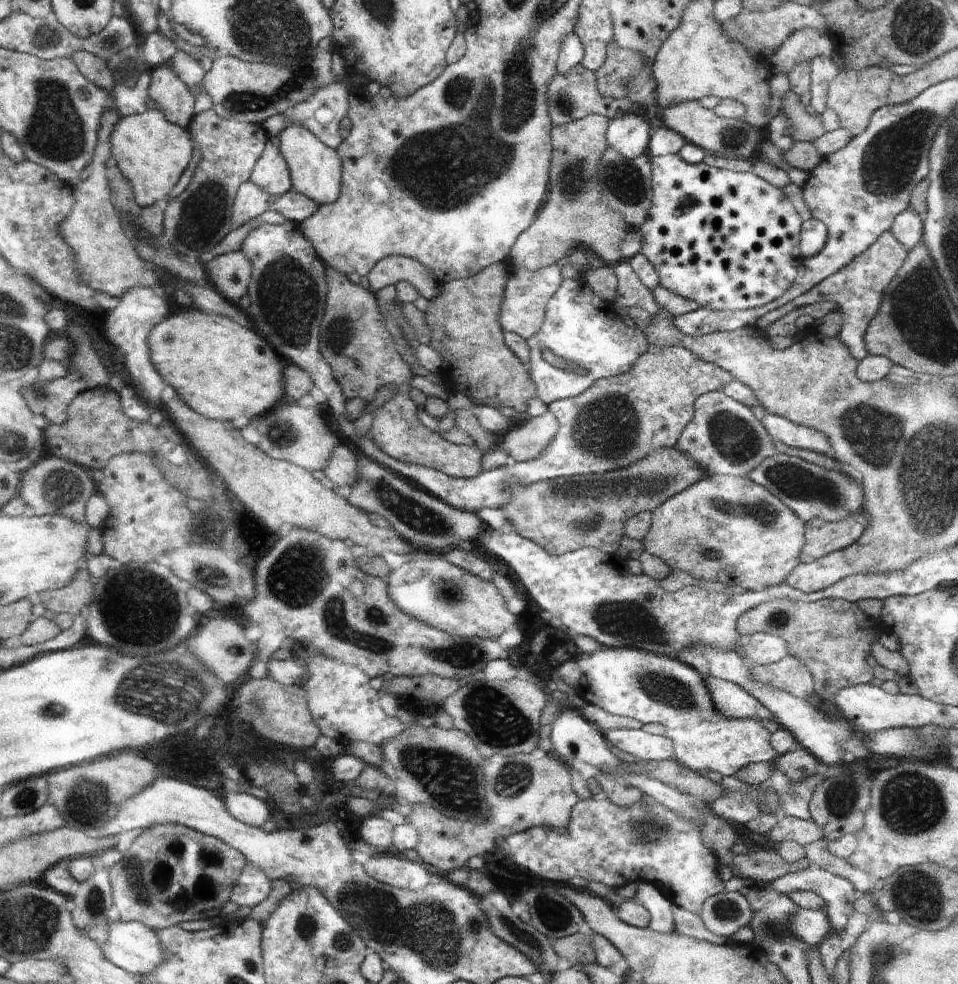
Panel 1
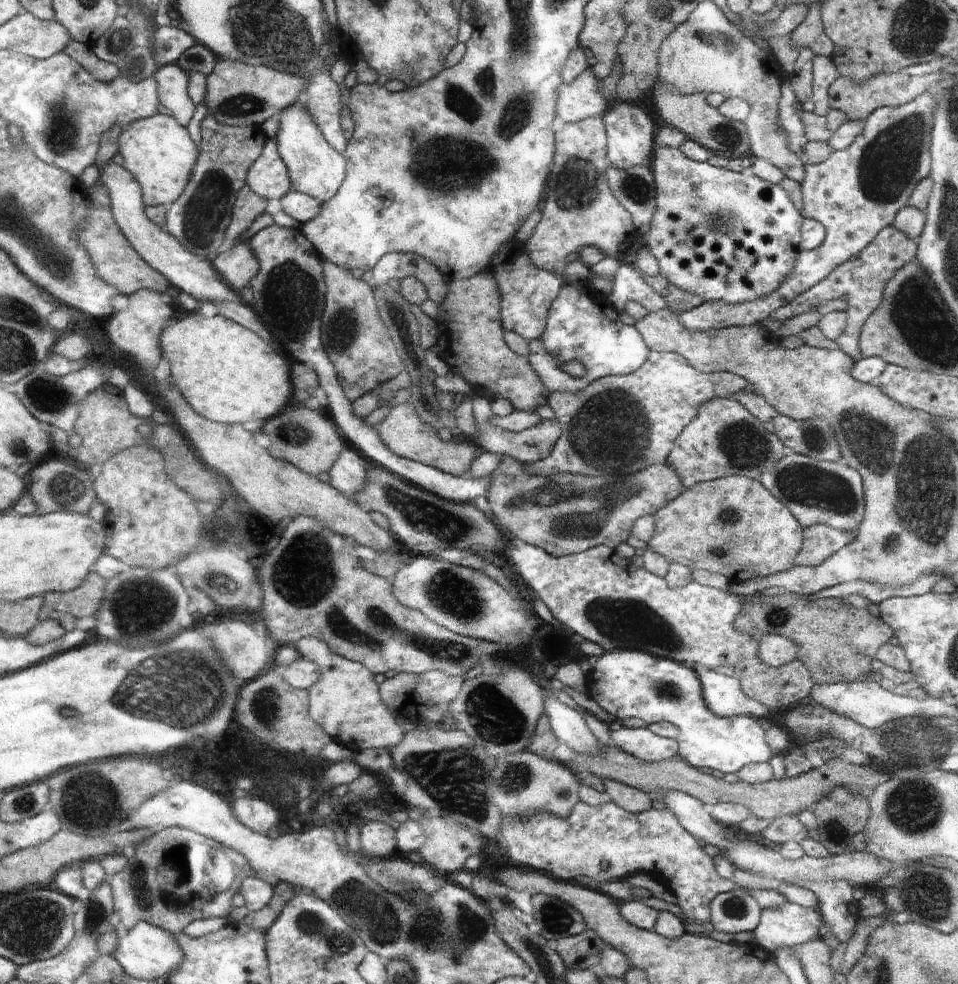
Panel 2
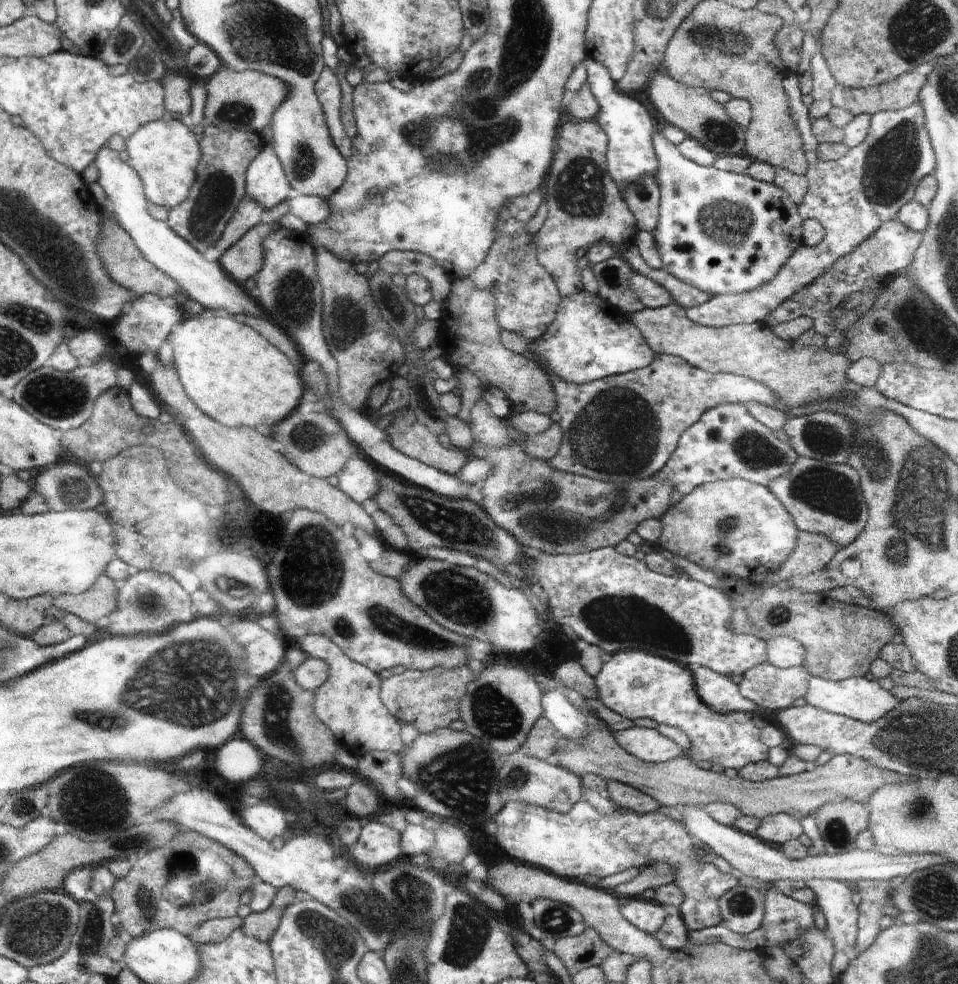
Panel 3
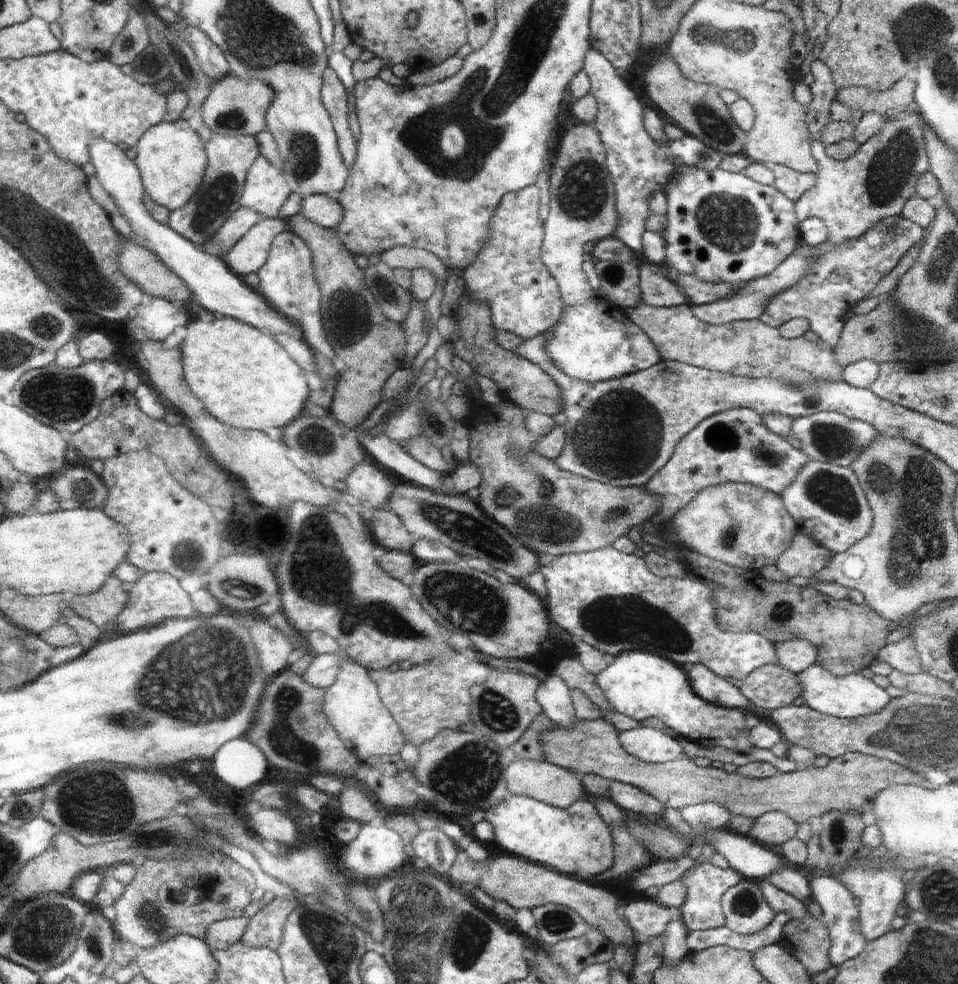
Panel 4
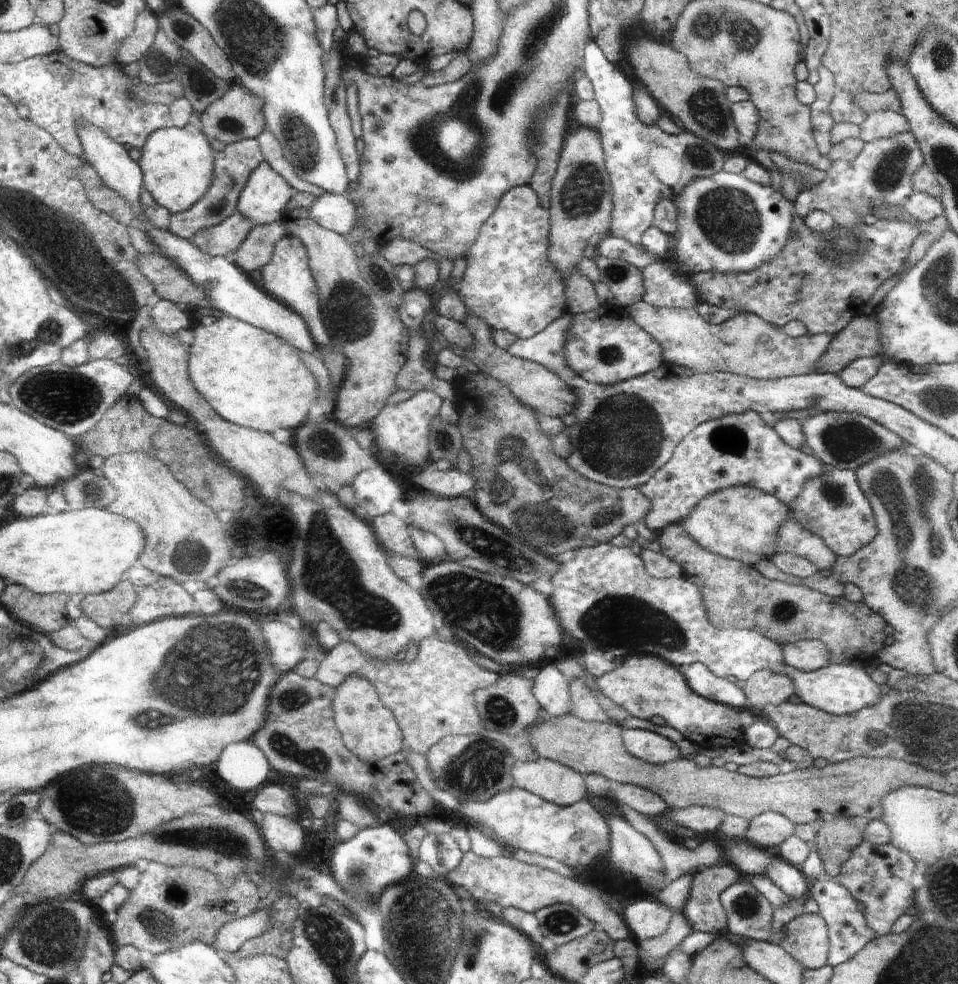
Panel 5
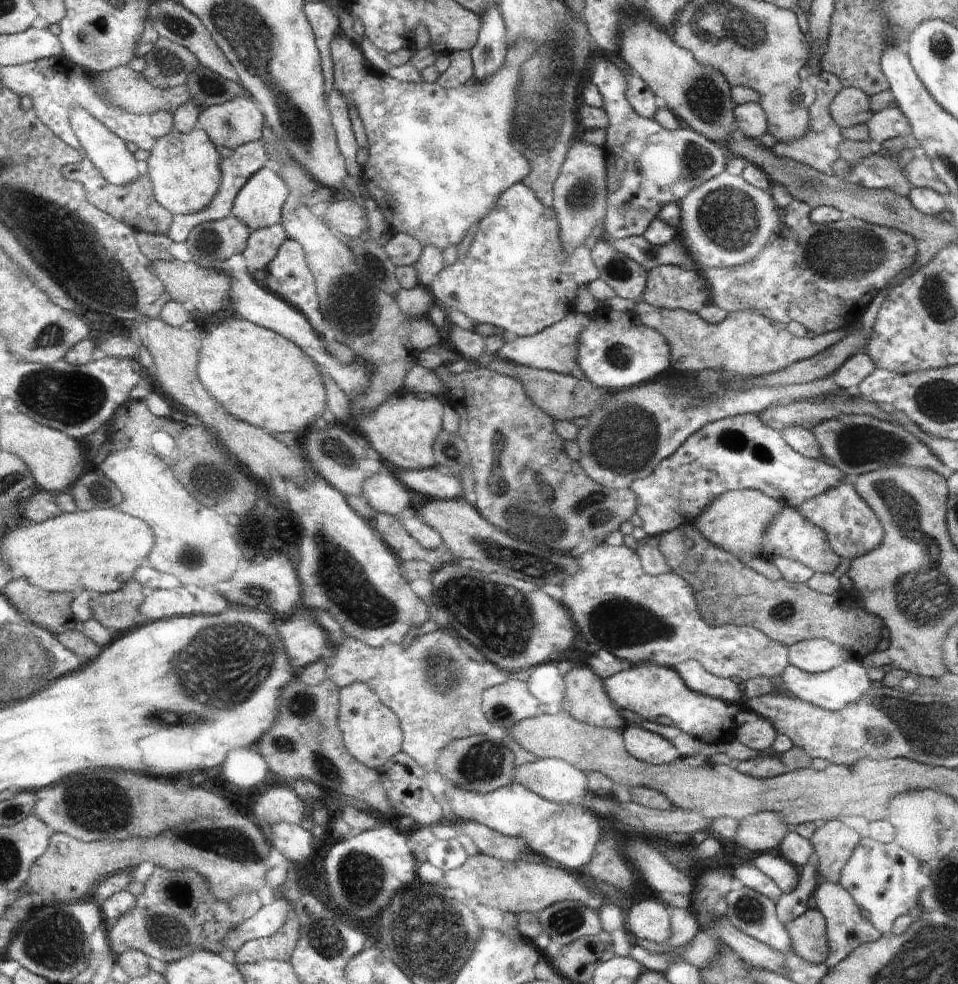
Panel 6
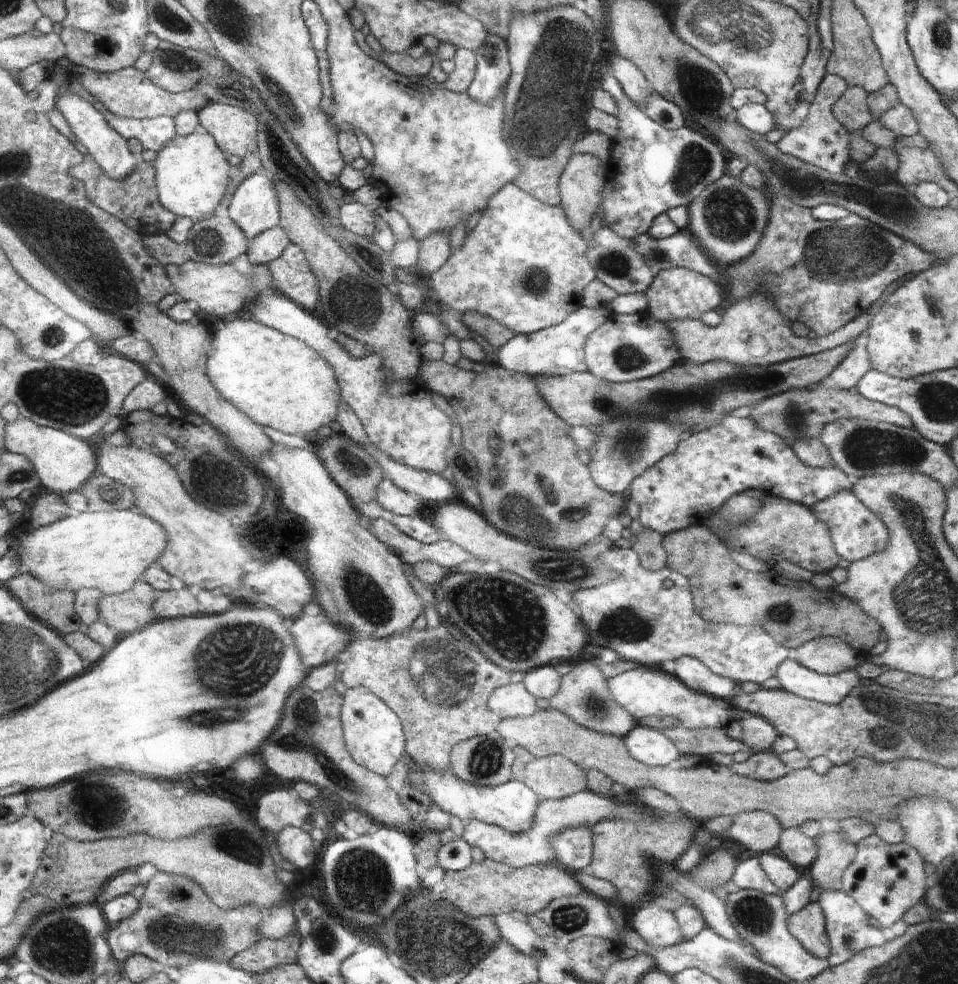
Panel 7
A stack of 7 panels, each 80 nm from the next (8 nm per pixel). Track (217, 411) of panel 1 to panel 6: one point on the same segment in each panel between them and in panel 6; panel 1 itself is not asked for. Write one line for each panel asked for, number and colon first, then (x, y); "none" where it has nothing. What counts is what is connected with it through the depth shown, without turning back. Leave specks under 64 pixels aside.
2: (231, 375)
3: (238, 377)
4: (247, 378)
5: (250, 376)
6: (267, 380)

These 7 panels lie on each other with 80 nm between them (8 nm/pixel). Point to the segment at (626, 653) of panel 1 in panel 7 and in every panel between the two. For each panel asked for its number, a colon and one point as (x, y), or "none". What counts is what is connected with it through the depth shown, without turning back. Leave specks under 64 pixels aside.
2: (629, 684)
3: (634, 684)
4: (639, 685)
5: (645, 686)
6: (648, 690)
7: (644, 692)

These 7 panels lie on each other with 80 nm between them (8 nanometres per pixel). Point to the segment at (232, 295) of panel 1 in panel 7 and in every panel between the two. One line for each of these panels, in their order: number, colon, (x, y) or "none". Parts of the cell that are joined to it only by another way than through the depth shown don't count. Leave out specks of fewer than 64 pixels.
2: (238, 266)
3: (245, 259)
4: (249, 255)
5: (257, 249)
6: (264, 244)
7: (266, 248)

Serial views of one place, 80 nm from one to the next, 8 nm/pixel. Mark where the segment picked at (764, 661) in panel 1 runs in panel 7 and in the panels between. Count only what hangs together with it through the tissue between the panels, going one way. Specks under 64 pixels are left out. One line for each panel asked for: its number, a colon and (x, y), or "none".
2: (774, 650)
3: (784, 652)
4: (797, 655)
5: (809, 655)
6: (815, 655)
7: (828, 655)

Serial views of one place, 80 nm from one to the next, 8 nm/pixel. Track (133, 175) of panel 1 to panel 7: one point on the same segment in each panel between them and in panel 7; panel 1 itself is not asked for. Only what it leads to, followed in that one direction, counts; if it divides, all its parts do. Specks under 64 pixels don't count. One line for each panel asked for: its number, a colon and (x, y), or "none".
2: (159, 151)
3: (166, 155)
4: (171, 158)
5: (177, 163)
6: (184, 168)
7: (192, 175)

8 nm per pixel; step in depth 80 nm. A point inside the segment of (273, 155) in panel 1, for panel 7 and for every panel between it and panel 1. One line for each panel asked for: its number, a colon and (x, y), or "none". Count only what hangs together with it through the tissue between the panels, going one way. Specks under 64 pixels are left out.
2: (268, 176)
3: (266, 182)
4: (267, 189)
5: (264, 199)
6: (259, 204)
7: (254, 206)

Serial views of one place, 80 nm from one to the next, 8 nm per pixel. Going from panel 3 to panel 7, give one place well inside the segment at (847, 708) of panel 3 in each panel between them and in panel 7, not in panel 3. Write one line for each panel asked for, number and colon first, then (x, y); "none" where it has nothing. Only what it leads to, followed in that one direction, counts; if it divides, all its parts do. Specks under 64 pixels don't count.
4: (855, 694)
5: (839, 689)
6: (843, 685)
7: (800, 680)

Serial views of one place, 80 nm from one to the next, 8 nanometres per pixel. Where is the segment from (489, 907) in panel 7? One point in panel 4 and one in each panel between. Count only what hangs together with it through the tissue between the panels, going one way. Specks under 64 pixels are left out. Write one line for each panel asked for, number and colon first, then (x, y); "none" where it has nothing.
4: (523, 885)
5: (501, 882)
6: (514, 887)

